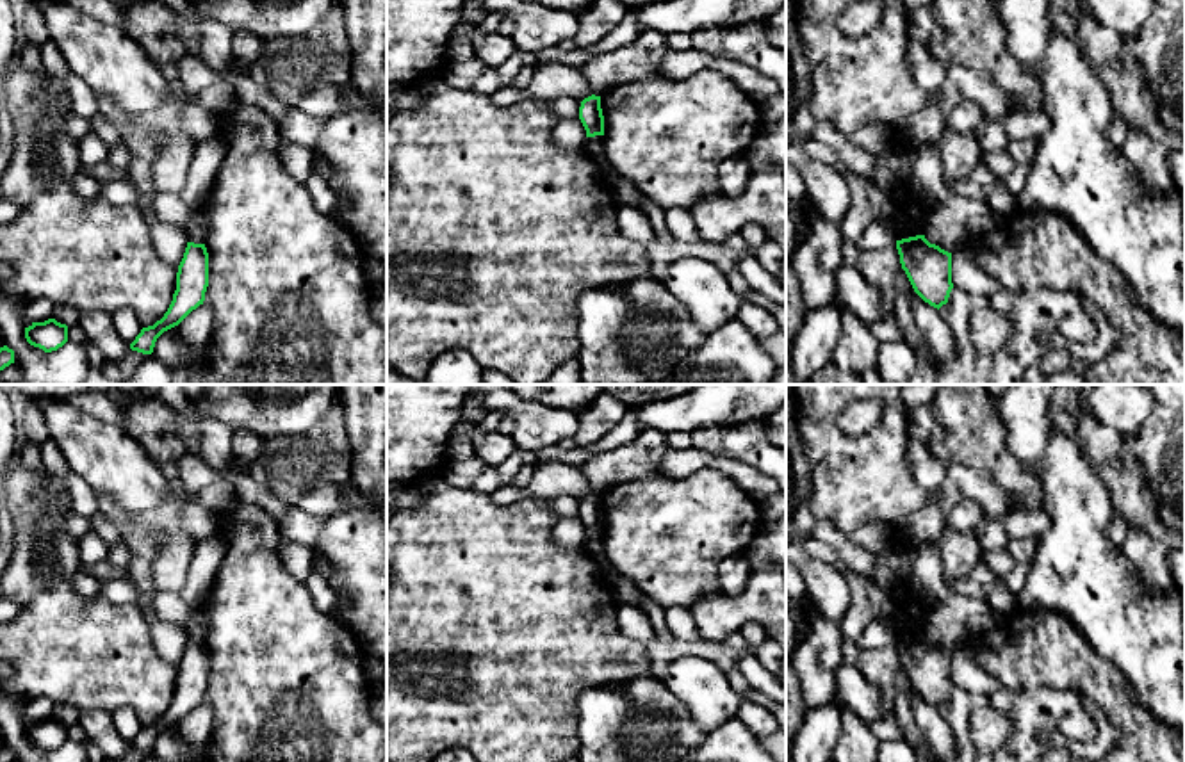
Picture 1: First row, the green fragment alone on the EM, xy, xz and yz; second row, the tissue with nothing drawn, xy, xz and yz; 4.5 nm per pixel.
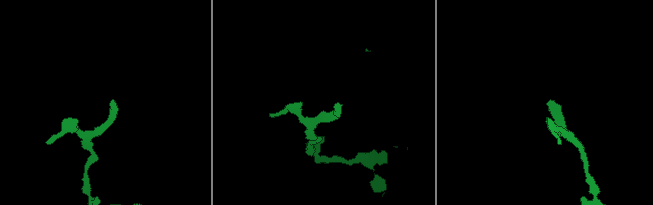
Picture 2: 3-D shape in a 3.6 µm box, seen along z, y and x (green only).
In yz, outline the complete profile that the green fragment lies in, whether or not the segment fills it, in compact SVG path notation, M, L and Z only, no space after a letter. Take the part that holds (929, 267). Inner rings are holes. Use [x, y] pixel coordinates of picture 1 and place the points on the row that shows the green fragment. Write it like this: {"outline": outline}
{"outline": "M925 235L896 240L902 269L914 292L930 306L948 303L952 283L952 253L930 244Z"}

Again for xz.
{"outline": "M592 94L581 101L579 119L586 130L586 137L604 135L601 96Z"}

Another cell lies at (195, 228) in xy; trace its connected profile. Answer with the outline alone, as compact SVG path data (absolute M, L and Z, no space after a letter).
M196 208L185 224L187 242L205 244L207 224L201 208Z

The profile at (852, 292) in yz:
M841 263L834 276L836 304L866 324L887 317L880 290L868 283L855 265Z

